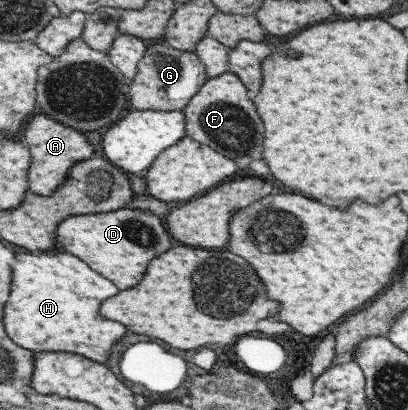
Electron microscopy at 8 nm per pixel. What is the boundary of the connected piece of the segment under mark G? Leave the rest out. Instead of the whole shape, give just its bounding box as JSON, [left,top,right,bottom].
[129,40,207,111]

